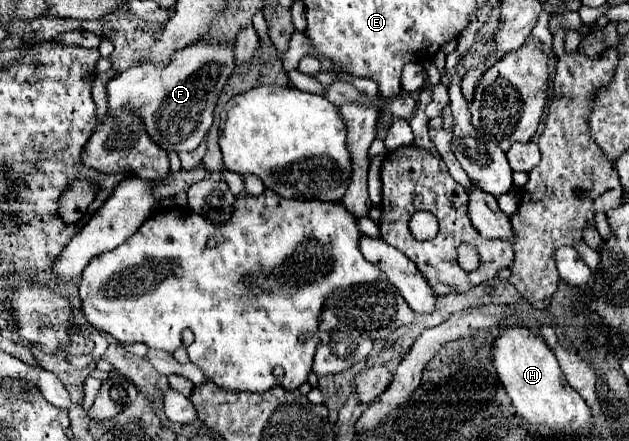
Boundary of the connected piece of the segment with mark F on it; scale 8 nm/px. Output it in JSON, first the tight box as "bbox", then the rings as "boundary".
{"bbox":[108,39,236,153],"boundary":[[[200,39],[200,41],[192,43],[190,47],[184,47],[182,51],[172,55],[162,65],[142,63],[142,65],[136,65],[136,67],[130,67],[130,69],[118,73],[108,83],[108,107],[112,111],[118,111],[124,105],[134,107],[140,113],[140,117],[144,119],[146,131],[162,149],[176,151],[176,153],[178,151],[194,151],[212,125],[212,113],[214,113],[218,95],[224,89],[226,81],[230,79],[234,67],[236,67],[236,61],[234,61],[234,45],[232,43],[210,43],[206,39]]]}

